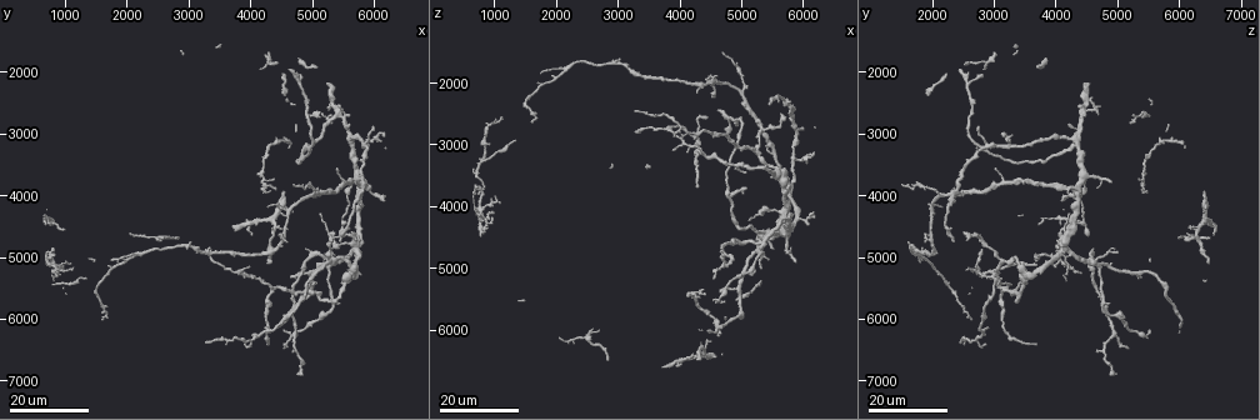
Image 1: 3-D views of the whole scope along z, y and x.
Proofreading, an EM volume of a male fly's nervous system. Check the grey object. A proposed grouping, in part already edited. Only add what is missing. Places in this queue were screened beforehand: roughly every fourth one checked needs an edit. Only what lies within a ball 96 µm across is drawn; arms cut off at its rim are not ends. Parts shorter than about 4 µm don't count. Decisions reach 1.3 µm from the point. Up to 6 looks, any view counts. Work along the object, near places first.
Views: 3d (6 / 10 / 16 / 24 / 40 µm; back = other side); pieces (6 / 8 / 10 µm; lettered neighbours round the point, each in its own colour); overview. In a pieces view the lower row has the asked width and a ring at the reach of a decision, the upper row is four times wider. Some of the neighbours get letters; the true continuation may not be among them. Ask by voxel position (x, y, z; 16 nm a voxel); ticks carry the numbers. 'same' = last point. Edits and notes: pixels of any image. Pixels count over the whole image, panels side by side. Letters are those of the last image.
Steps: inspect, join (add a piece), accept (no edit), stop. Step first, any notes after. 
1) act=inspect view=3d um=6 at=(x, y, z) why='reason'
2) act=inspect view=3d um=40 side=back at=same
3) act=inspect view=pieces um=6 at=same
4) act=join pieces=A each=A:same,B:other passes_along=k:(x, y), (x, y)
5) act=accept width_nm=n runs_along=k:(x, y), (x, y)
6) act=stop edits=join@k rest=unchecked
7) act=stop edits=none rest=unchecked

act=inspect view=3d um=24 at=(4400, 3900, 5400) why='an open end'

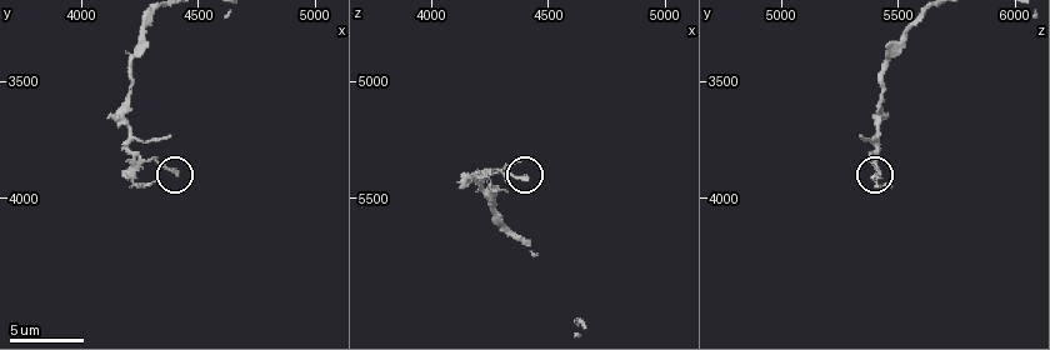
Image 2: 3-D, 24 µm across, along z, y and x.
act=inspect view=pieces um=10 at=(4400, 3890, 5430)

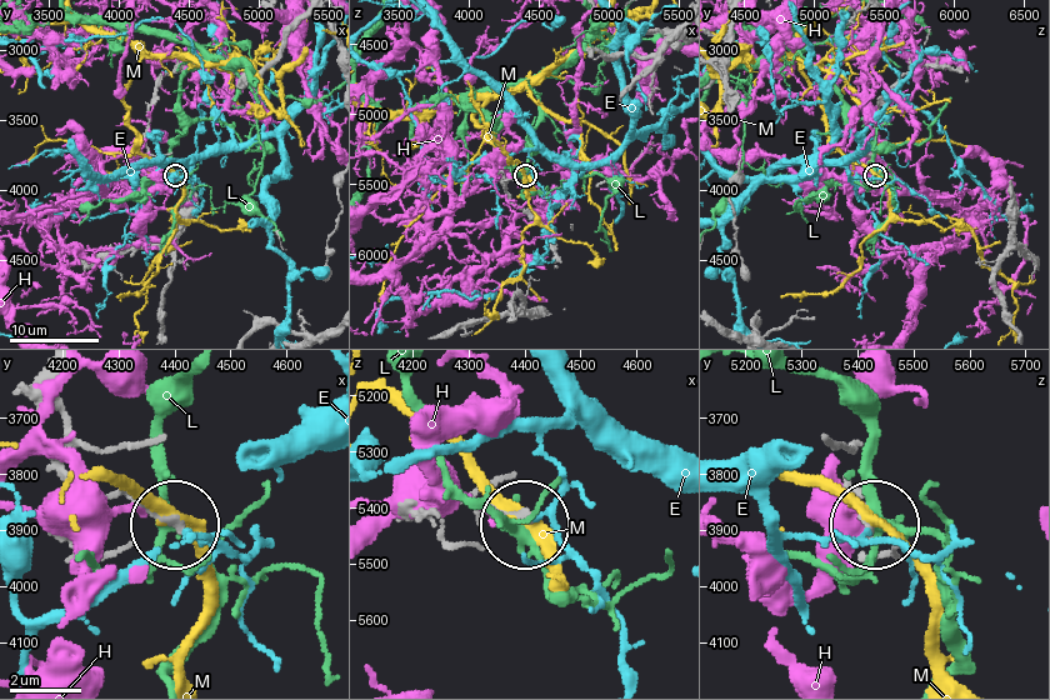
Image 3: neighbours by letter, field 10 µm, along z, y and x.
act=accept each=E:other,H:other,L:other,M:other found='no lettered piece goes on from it'

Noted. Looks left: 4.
act=inspect view=3d um=16 at=(4600, 6150, 5500) why='thin end'

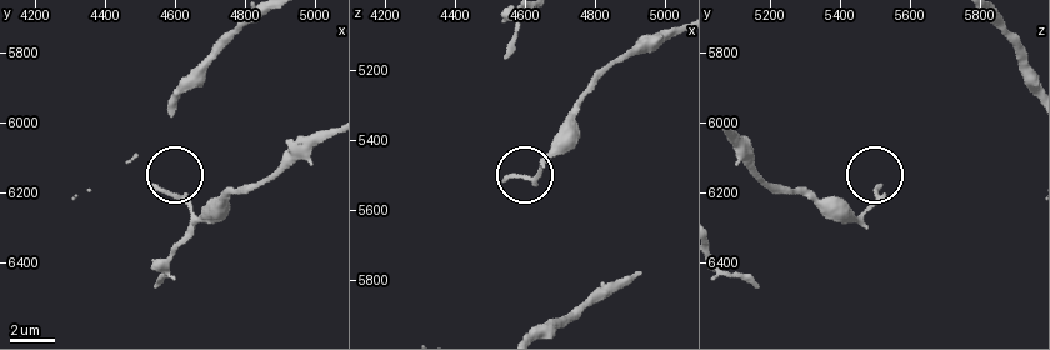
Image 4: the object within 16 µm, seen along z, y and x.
act=inspect view=pieces um=8 at=(4550, 6180, 5520) why='see the neighbours'

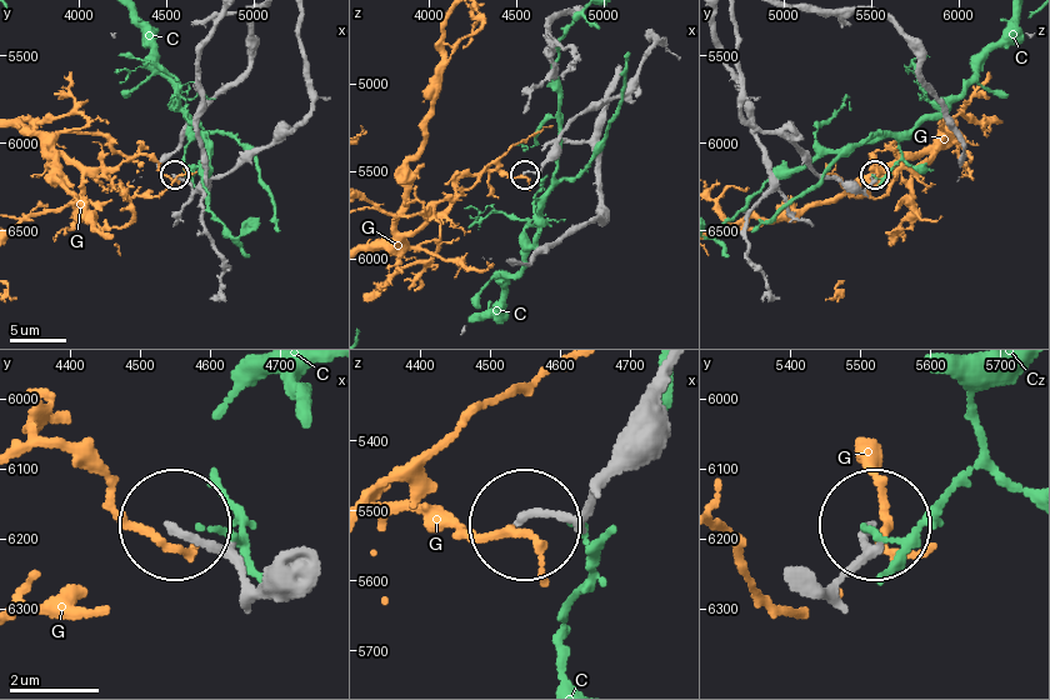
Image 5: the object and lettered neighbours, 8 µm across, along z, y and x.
act=accept each=C:other,G:other runs_along=5:(284, 553), (246, 578), (175, 530) found='none of them fits'

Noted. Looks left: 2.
act=inspect view=3d um=24 at=(5600, 4600, 2450) why='free end'

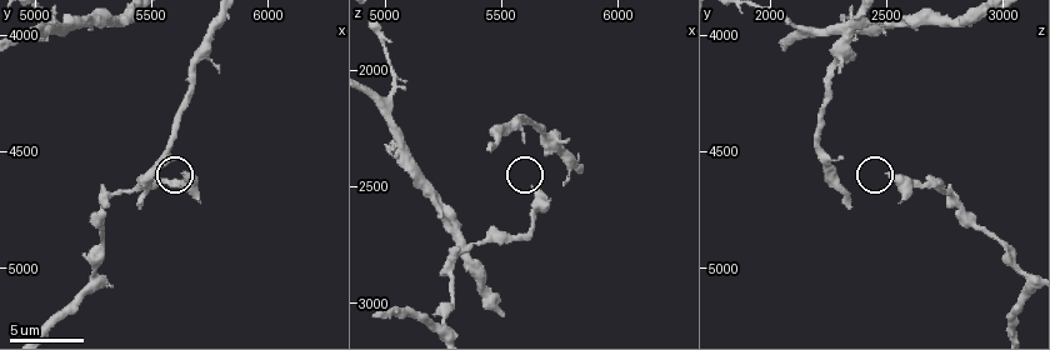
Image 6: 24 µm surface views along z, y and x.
act=inspect view=pieces um=10 at=(5640, 4610, 2500)

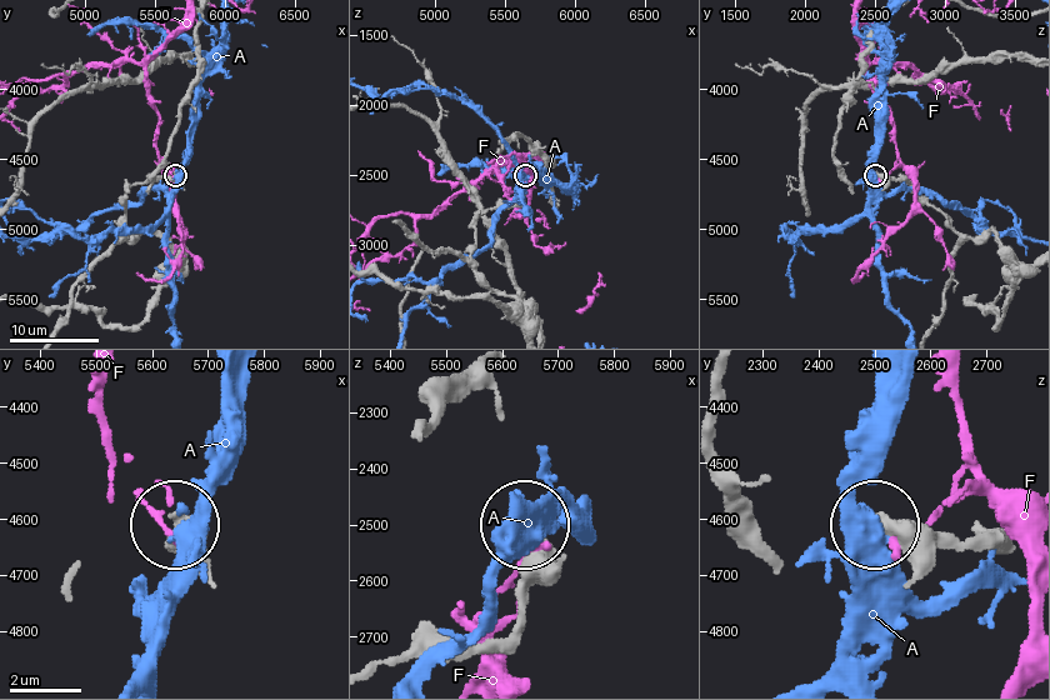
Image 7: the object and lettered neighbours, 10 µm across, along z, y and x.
act=accept each=A:other,F:other found='none of them fits'

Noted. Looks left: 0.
act=stop edits=none rest=unchecked

